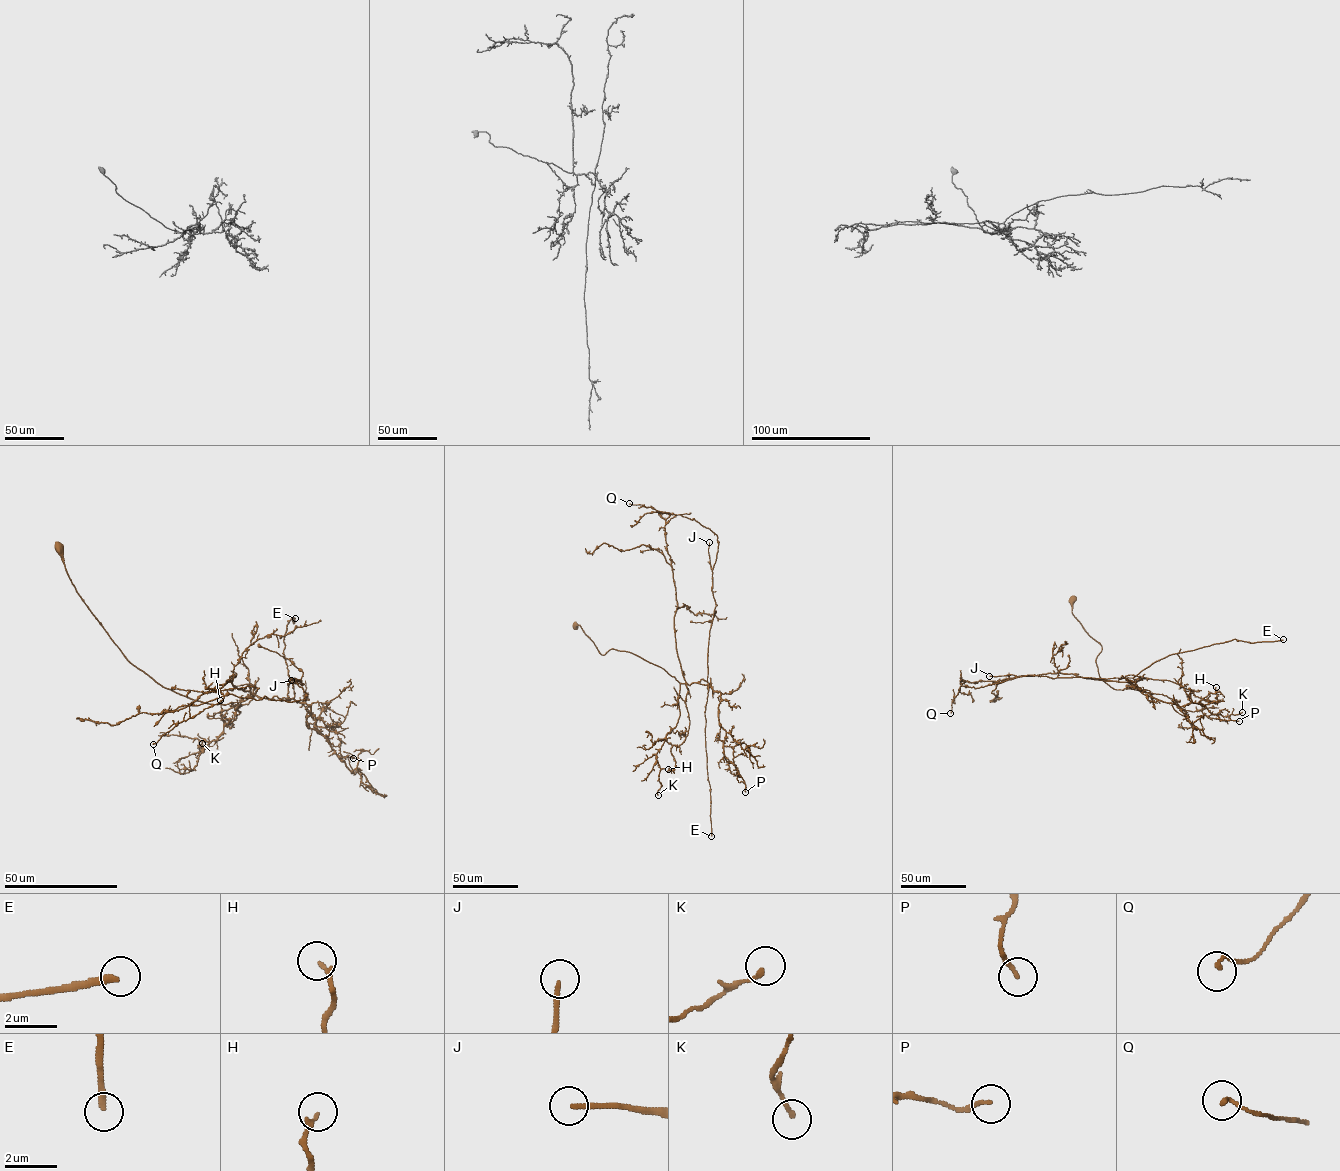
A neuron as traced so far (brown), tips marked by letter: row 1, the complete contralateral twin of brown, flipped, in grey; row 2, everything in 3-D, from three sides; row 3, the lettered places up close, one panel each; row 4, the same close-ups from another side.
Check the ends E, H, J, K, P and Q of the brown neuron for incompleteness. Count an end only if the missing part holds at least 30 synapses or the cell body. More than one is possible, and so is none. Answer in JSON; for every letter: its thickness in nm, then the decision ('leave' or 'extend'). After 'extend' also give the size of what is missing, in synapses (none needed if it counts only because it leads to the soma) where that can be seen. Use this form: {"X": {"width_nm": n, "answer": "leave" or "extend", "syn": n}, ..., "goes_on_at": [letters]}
{"E": {"width_nm": 240, "answer": "extend", "syn": 140}, "H": {"width_nm": 170, "answer": "leave"}, "J": {"width_nm": 190, "answer": "extend", "syn": 35}, "K": {"width_nm": 160, "answer": "leave"}, "P": {"width_nm": 140, "answer": "leave"}, "Q": {"width_nm": 140, "answer": "leave"}, "goes_on_at": ["E", "J"]}

